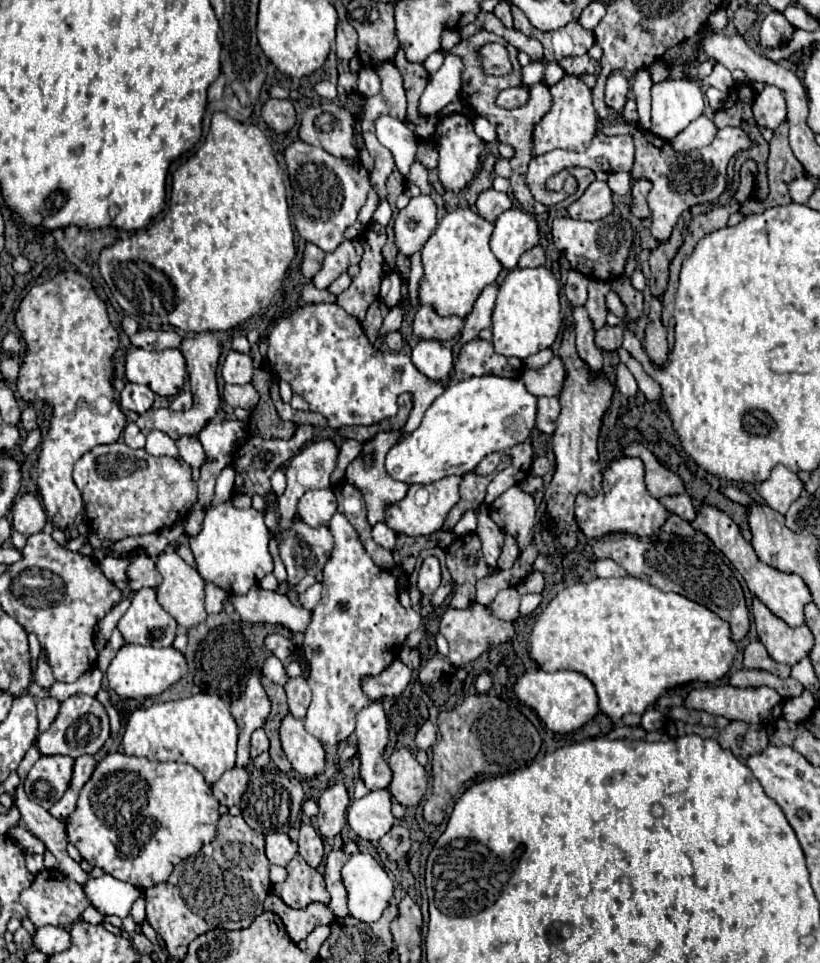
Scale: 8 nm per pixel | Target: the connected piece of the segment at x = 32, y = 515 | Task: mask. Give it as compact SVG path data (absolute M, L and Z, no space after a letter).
M34 494L18 496L12 506L12 528L26 538L42 532L46 524L46 512Z

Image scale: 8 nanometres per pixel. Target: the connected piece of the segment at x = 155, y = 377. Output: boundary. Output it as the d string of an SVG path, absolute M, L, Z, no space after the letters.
M132 348L126 356L126 378L136 384L148 386L158 396L176 396L186 380L186 360L180 350L168 348L160 352L150 352L144 348Z

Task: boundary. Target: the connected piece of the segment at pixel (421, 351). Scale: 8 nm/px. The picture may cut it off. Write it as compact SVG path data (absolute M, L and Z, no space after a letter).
M420 340L412 350L414 366L430 380L440 386L450 386L450 376L454 368L452 348L436 340Z

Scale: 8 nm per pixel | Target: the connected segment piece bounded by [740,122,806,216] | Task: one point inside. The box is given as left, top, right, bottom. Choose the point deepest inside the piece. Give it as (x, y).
(783, 167)

